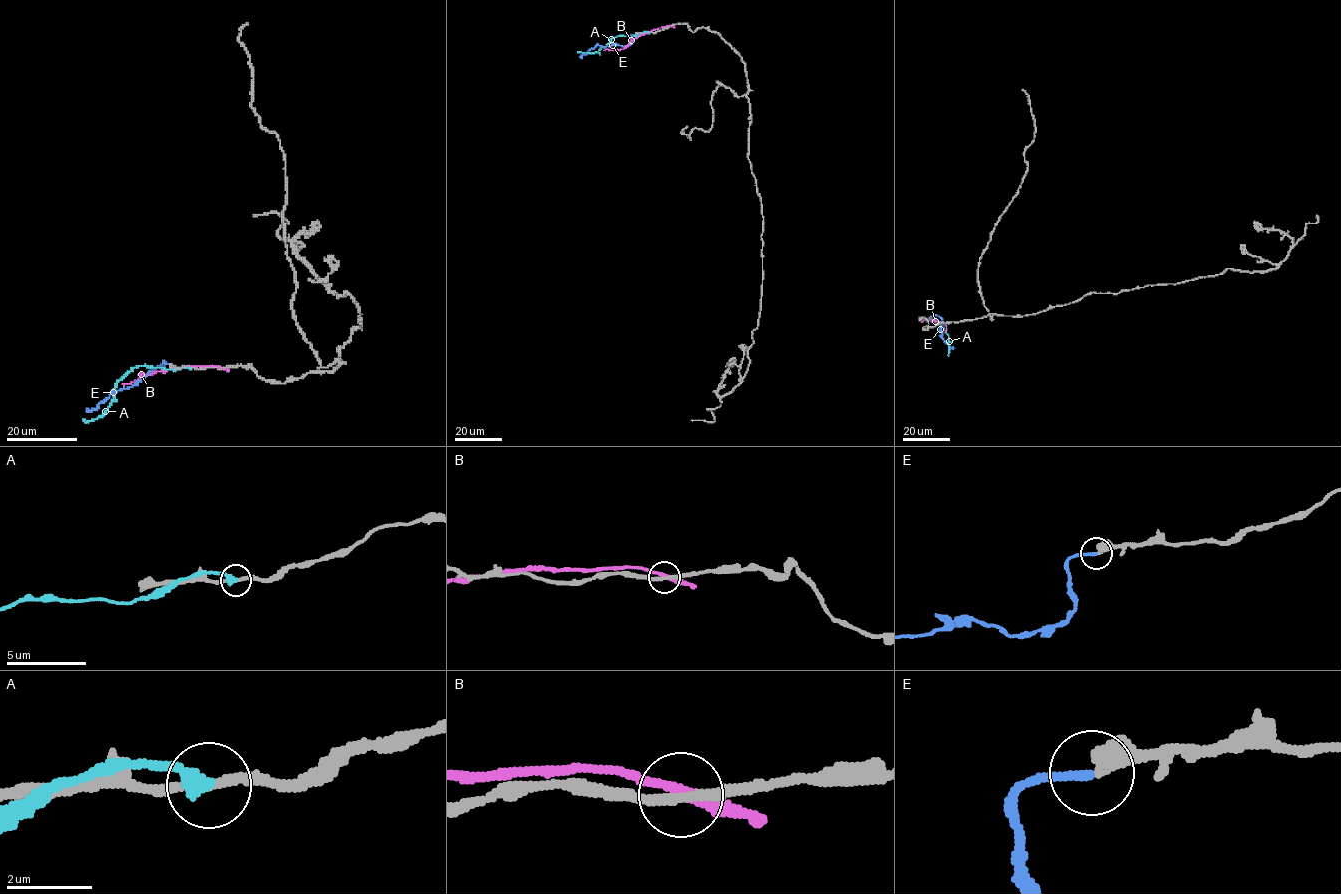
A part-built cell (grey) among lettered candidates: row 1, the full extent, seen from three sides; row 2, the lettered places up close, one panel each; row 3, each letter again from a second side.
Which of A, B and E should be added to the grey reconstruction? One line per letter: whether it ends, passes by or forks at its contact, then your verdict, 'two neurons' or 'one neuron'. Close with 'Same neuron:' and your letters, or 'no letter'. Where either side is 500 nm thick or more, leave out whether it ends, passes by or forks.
A: it ends there; two neurons
B: it passes by; two neurons
E: it ends there; one neuron
Same neuron: E

